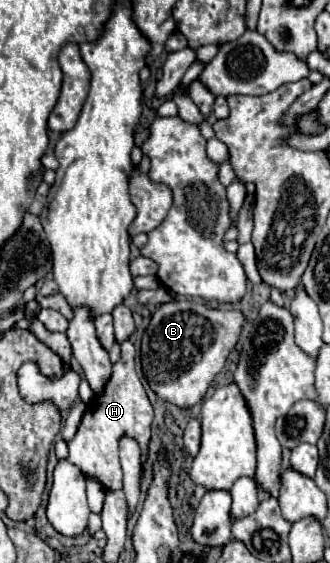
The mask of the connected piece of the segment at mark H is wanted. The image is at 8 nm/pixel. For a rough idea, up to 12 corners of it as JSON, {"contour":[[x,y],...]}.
{"contour":[[122,343],[104,391],[86,407],[68,461],[122,489],[118,439],[148,449],[154,419]]}

